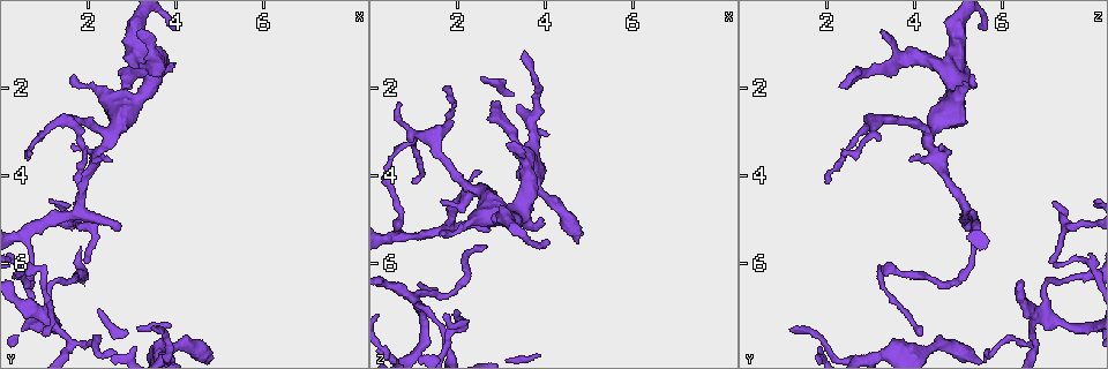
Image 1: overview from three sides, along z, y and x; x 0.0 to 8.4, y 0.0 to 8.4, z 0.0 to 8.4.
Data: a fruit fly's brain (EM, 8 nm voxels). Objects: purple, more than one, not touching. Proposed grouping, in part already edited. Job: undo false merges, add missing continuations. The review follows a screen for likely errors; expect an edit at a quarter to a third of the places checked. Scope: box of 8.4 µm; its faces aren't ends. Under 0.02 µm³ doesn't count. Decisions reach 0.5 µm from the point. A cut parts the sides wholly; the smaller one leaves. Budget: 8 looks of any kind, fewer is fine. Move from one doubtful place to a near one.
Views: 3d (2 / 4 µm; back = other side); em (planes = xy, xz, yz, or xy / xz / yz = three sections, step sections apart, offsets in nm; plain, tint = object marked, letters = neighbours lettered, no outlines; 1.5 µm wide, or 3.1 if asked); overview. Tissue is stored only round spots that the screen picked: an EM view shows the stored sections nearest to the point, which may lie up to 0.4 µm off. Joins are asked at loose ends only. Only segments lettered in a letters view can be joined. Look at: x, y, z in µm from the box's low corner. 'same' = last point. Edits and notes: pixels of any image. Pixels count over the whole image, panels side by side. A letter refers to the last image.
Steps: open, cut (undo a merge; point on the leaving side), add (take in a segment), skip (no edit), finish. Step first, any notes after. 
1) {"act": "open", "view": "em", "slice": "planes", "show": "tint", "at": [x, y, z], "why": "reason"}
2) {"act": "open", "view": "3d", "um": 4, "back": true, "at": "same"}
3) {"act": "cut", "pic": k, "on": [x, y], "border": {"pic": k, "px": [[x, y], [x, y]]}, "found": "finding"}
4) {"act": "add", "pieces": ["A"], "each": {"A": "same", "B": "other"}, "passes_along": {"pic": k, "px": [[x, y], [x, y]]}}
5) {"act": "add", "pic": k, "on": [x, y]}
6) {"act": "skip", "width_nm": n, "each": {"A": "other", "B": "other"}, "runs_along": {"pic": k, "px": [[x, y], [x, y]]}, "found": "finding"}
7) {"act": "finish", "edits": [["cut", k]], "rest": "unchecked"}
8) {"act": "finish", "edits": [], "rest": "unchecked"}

{"act": "open", "view": "em", "slice": "yz", "step": 4, "show": "tint", "at": [1.65, 3.30, 4.55], "why": "free end"}

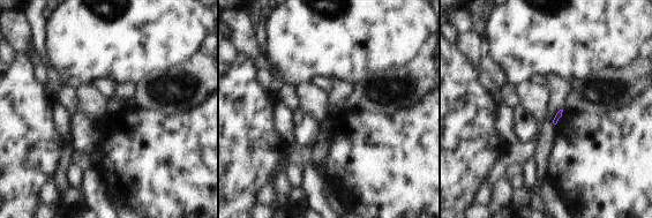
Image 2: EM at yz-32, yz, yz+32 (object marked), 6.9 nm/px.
{"act": "open", "view": "em", "slice": "planes", "show": "letters", "at": "same"}

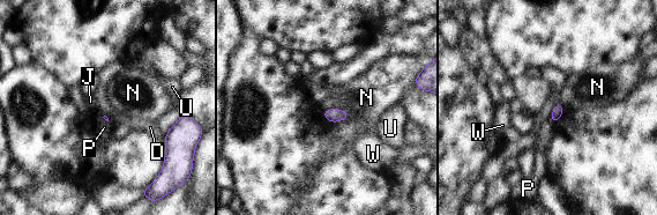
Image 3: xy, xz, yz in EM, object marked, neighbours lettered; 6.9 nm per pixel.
{"act": "skip", "each": {"D": "other", "J": "other", "N": "other", "P": "other", "U": "other", "W": "other"}, "border": {"pic": 3, "px": [[350, 116], [345, 119], [329, 123]]}, "found": "no lettered segment goes on from it"}

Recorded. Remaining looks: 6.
{"act": "open", "view": "3d", "um": 4, "back": true, "at": [1.05, 7.70, 4.15], "why": "tapers out"}

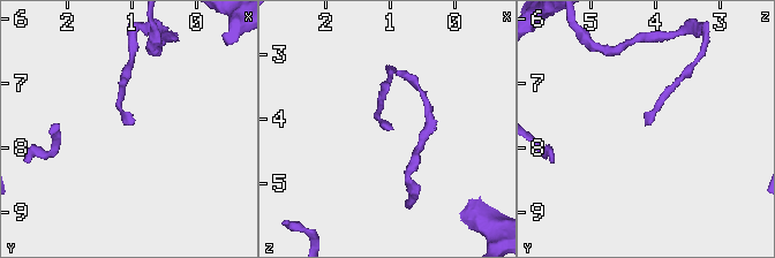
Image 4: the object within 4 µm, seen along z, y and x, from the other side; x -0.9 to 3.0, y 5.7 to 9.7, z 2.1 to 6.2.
{"act": "open", "view": "em", "slice": "xz", "step": 4, "show": "tint", "at": [1.05, 7.70, 4.15]}

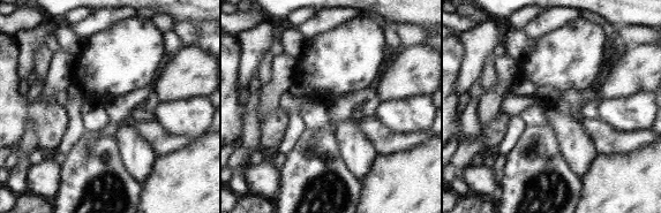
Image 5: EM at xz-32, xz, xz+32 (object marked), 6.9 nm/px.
{"act": "open", "view": "em", "slice": "yz", "step": 4, "show": "letters", "at": "same"}

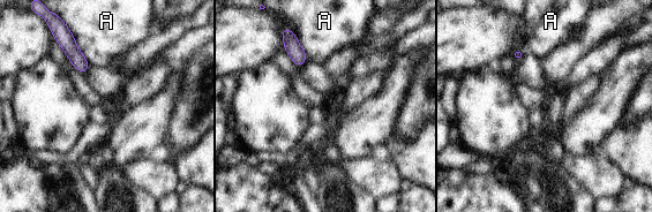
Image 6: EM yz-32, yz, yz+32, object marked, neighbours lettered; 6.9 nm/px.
{"act": "skip", "each": {"A": "other"}, "border": {"pic": 6, "px": [[74, 37], [76, 46], [90, 63]]}, "found": "no lettered segment goes on from it"}

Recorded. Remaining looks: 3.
{"act": "open", "view": "em", "slice": "xz", "step": 8, "show": "letters", "at": [0.85, 6.10, 3.30], "why": "sharp bend"}

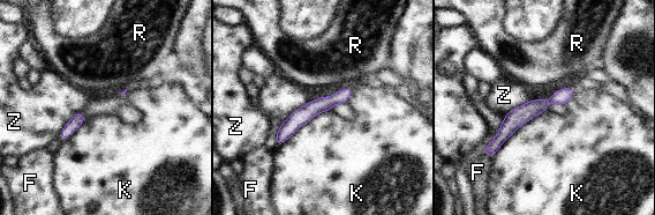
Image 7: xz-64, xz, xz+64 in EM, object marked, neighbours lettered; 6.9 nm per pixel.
{"act": "skip", "each": {"F": "other", "K": "other", "R": "other", "Z": "other"}, "border": {"pic": 7, "px": [[547, 110], [524, 123], [491, 158]]}, "found": "continuous, no second neuron"}

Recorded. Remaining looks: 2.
{"act": "finish", "edits": [], "rest": "unchecked"}

